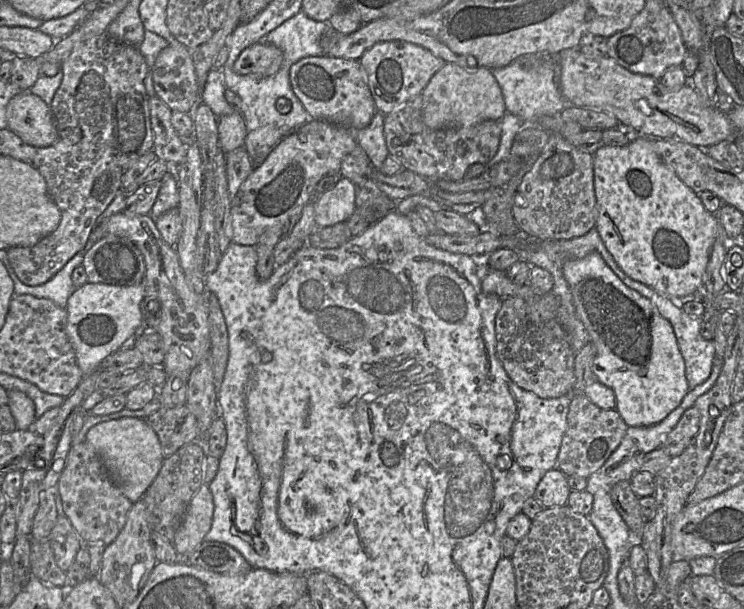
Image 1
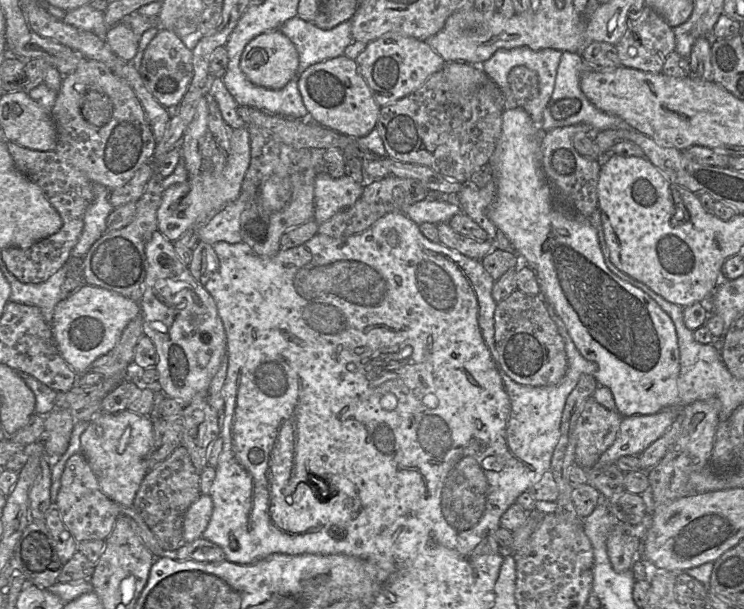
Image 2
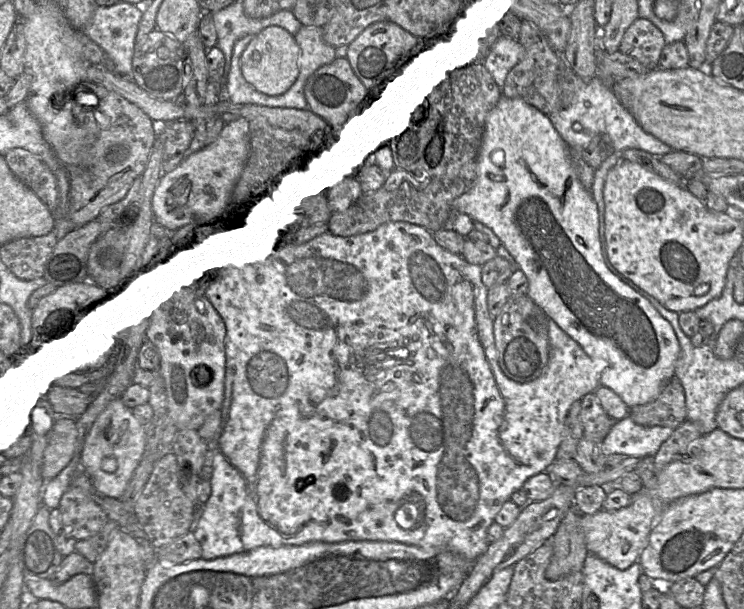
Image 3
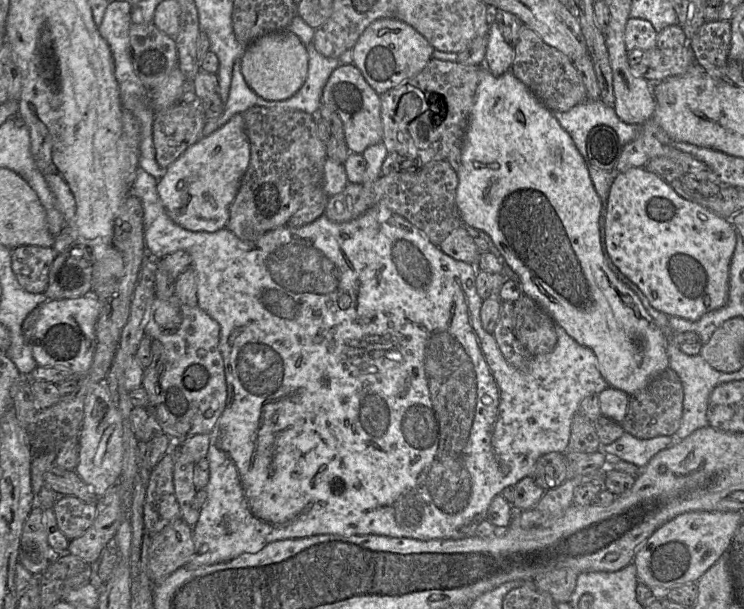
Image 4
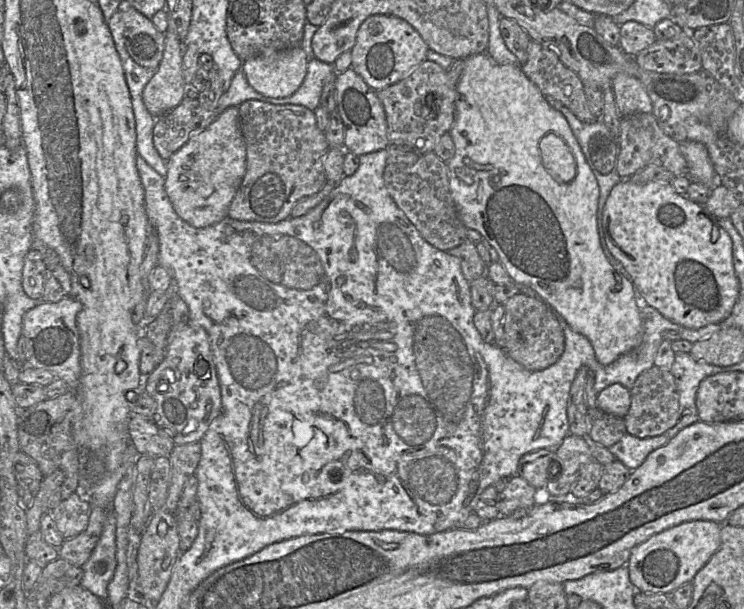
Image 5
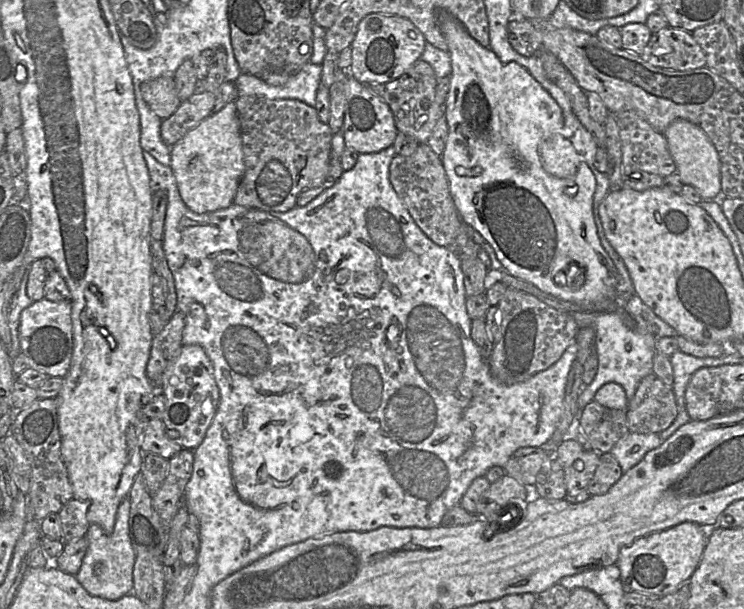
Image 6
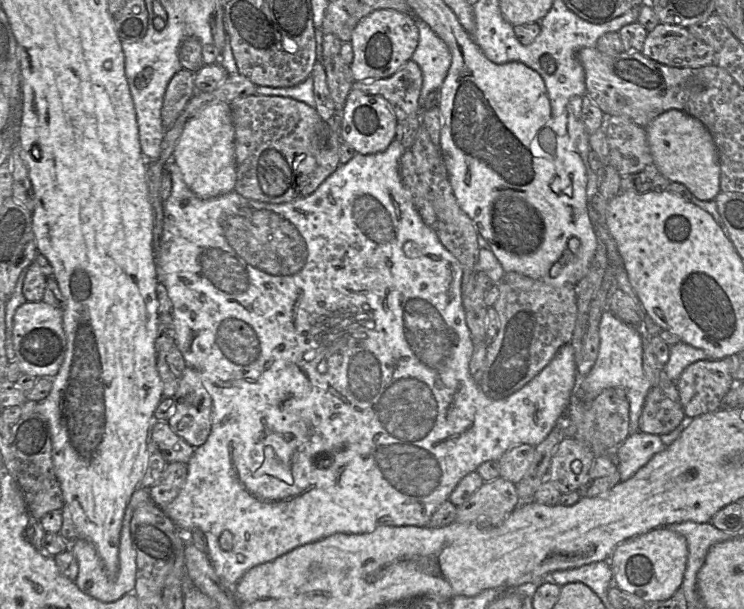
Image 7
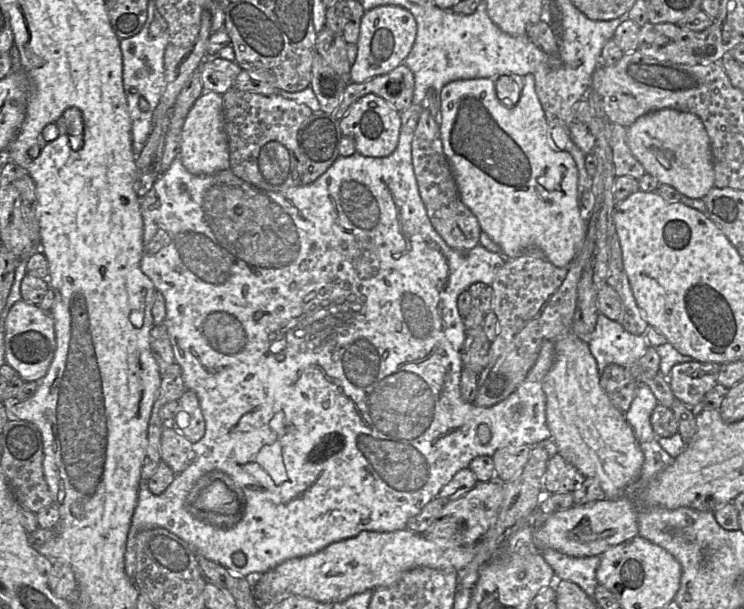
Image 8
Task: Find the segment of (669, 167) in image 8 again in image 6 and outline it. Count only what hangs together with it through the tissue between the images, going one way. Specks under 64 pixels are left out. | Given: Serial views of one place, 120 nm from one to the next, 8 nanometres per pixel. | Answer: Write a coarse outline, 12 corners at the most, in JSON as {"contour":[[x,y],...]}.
{"contour":[[697,125],[663,132],[676,172],[703,200],[721,191],[718,152]]}

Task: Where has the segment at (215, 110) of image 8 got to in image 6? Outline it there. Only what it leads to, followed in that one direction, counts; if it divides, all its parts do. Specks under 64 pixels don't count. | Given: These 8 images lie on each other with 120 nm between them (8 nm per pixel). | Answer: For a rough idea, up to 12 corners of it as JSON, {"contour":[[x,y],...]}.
{"contour":[[235,102],[170,148],[185,205],[233,204],[245,172]]}

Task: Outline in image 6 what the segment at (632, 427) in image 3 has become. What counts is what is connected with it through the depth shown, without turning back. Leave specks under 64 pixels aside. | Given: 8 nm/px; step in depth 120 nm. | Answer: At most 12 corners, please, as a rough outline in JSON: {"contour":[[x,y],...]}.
{"contour":[[628,432],[610,450],[623,473],[662,445],[658,434]]}

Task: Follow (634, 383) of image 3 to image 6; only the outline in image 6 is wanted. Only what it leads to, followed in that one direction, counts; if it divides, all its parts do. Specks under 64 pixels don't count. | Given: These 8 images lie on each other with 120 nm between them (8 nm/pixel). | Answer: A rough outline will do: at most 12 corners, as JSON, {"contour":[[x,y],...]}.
{"contour":[[453,16],[441,160],[502,269],[624,310],[584,156],[542,165],[560,106]]}

